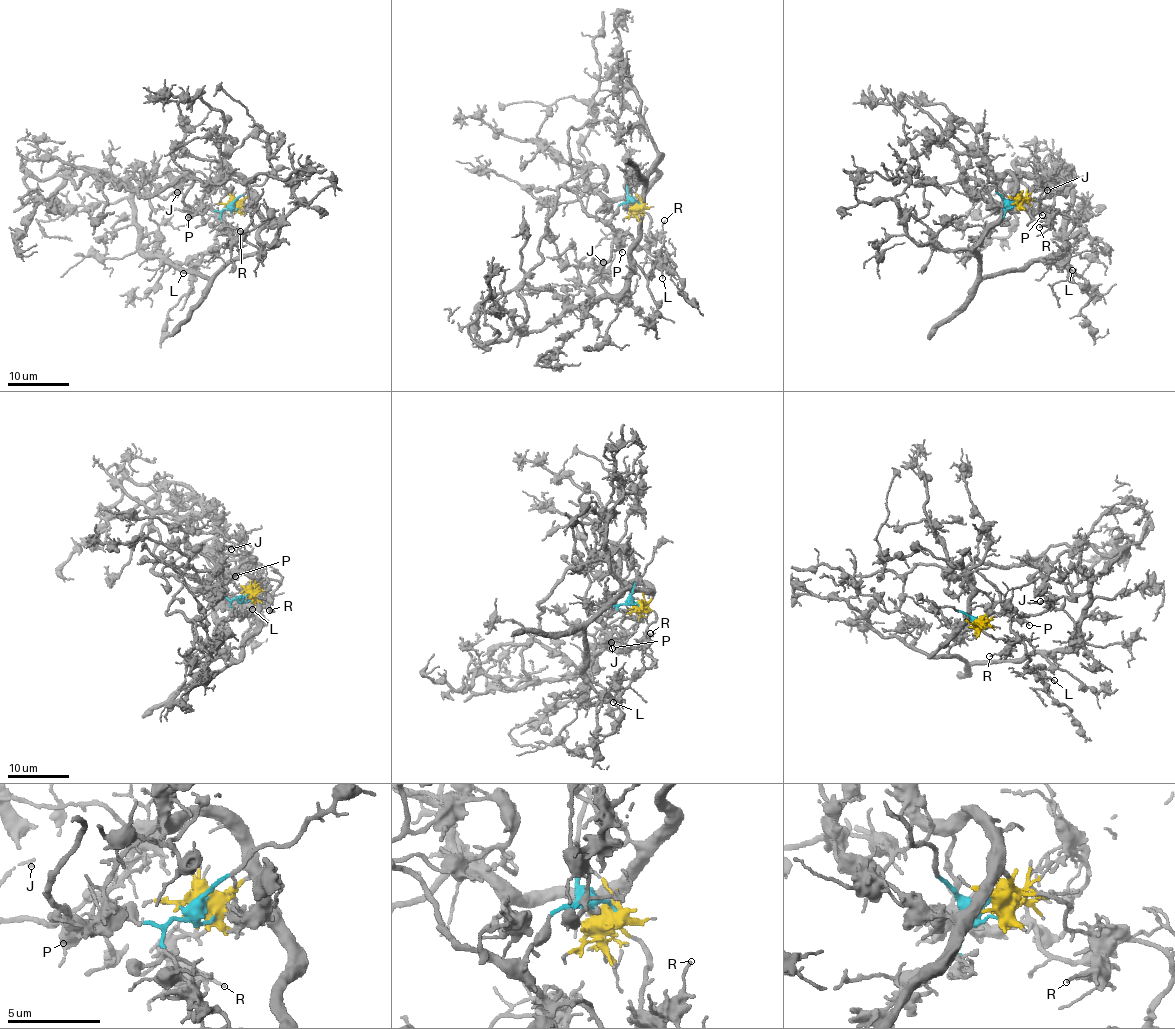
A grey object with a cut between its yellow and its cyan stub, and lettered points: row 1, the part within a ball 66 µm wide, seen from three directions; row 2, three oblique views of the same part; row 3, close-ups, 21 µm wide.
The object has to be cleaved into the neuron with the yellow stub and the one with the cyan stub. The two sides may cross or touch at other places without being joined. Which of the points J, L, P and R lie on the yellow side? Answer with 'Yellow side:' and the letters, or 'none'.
Yellow side: L, R

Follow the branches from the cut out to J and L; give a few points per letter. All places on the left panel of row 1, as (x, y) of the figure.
J: (231, 205), (194, 212), (157, 209), (149, 202), (151, 196), (178, 192)
L: (231, 205), (249, 196), (261, 221), (261, 247), (212, 278), (182, 272), (168, 262), (186, 263), (183, 272)

